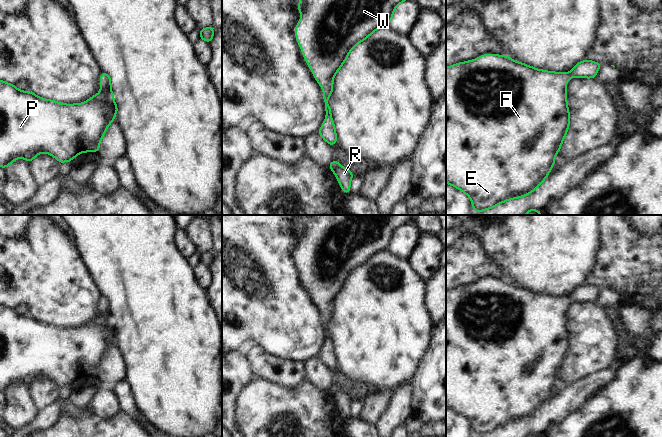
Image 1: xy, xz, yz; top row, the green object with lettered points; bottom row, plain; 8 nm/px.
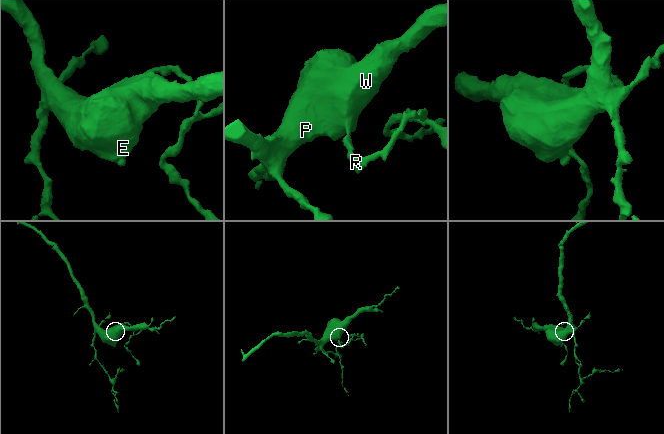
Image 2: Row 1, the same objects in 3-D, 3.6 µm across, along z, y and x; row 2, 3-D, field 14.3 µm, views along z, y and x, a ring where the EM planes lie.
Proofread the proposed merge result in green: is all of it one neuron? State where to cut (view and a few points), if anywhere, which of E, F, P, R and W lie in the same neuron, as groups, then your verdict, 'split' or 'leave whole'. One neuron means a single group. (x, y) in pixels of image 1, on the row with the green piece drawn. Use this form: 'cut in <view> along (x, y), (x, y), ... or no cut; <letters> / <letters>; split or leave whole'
no cut; E F P R W; leave whole

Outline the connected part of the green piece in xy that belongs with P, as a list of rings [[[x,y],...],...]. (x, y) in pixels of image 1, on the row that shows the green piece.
[[[105,72],[101,73],[100,88],[100,92],[86,102],[61,104],[41,98],[33,92],[21,91],[15,85],[0,80],[0,167],[6,168],[18,158],[31,162],[40,153],[52,155],[62,163],[70,162],[81,152],[98,152],[106,129],[118,111],[111,89],[111,79]]]

